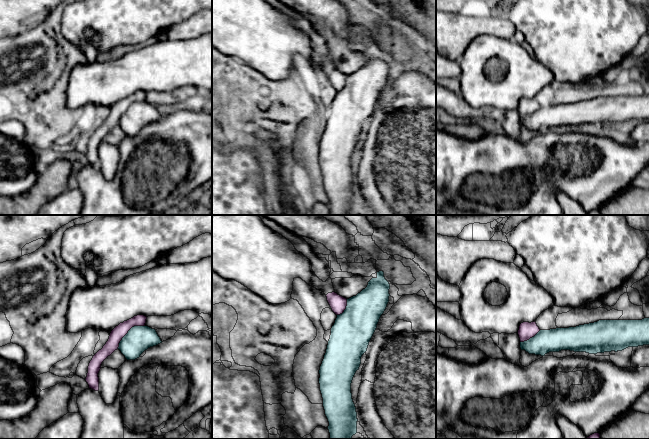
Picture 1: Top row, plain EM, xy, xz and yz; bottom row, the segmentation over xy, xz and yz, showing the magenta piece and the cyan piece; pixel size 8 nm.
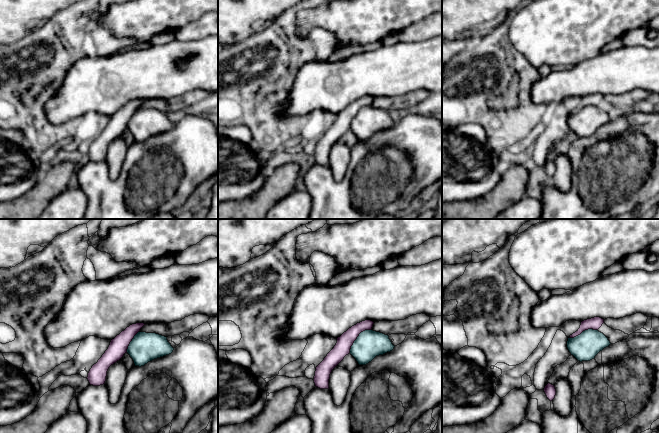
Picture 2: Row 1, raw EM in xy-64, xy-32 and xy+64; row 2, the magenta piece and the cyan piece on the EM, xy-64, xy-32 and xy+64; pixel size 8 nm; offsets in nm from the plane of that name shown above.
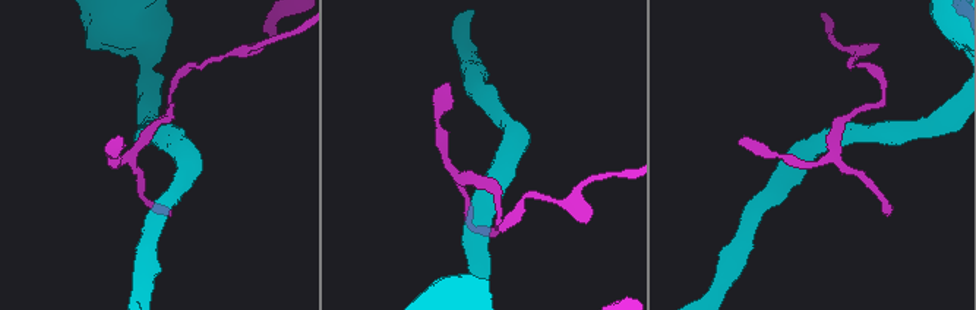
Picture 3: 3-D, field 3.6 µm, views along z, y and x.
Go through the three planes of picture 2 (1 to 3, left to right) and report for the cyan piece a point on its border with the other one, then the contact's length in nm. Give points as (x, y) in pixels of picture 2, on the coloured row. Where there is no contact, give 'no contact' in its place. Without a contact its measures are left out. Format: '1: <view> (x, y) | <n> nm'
1: xy-64 (130, 341) | 200 nm
2: xy-32 (356, 338) | 260 nm
3: xy+64 (583, 330) | 240 nm

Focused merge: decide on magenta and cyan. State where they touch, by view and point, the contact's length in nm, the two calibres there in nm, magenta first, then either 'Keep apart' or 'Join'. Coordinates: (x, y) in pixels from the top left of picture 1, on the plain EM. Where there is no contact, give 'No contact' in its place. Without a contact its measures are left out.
Touches magenta at xy (127, 108). Shared border 300 nm. Thickness 110 nm (magenta) against 200 nm. Keep apart

